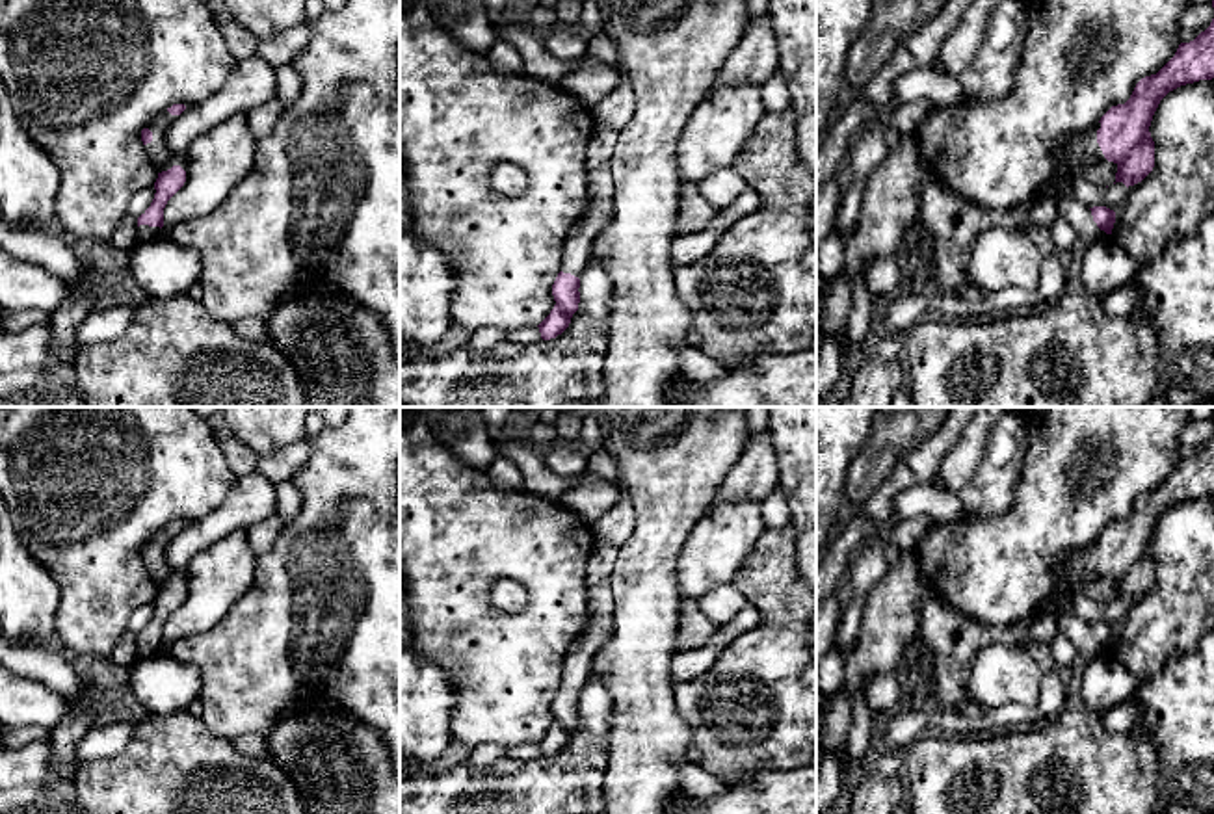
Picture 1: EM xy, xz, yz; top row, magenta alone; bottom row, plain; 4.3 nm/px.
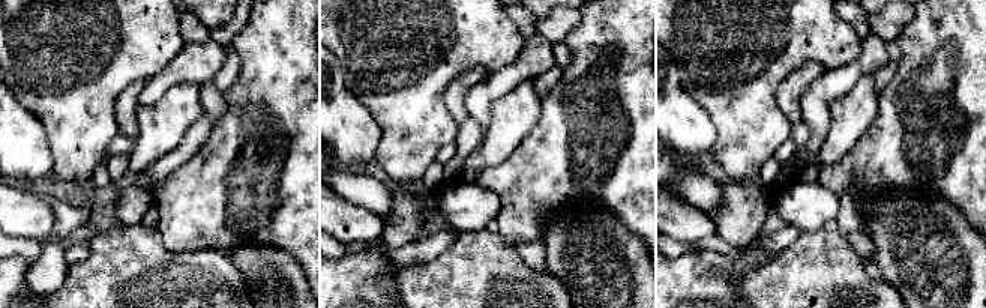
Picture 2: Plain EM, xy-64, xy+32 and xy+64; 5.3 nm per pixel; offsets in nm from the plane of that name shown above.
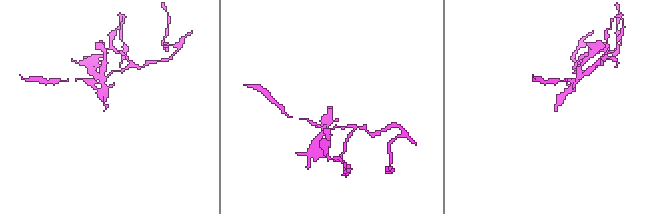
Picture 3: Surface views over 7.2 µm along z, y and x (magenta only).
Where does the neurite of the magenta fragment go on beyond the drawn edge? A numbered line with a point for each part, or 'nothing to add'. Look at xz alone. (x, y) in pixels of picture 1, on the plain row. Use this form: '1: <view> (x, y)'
1: xz (577, 669)

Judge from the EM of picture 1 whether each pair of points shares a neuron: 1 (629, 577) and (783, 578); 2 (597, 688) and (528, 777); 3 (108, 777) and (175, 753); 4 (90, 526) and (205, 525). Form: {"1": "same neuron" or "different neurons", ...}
{"1": "different neurons", "2": "same neuron", "3": "same neuron", "4": "different neurons"}

